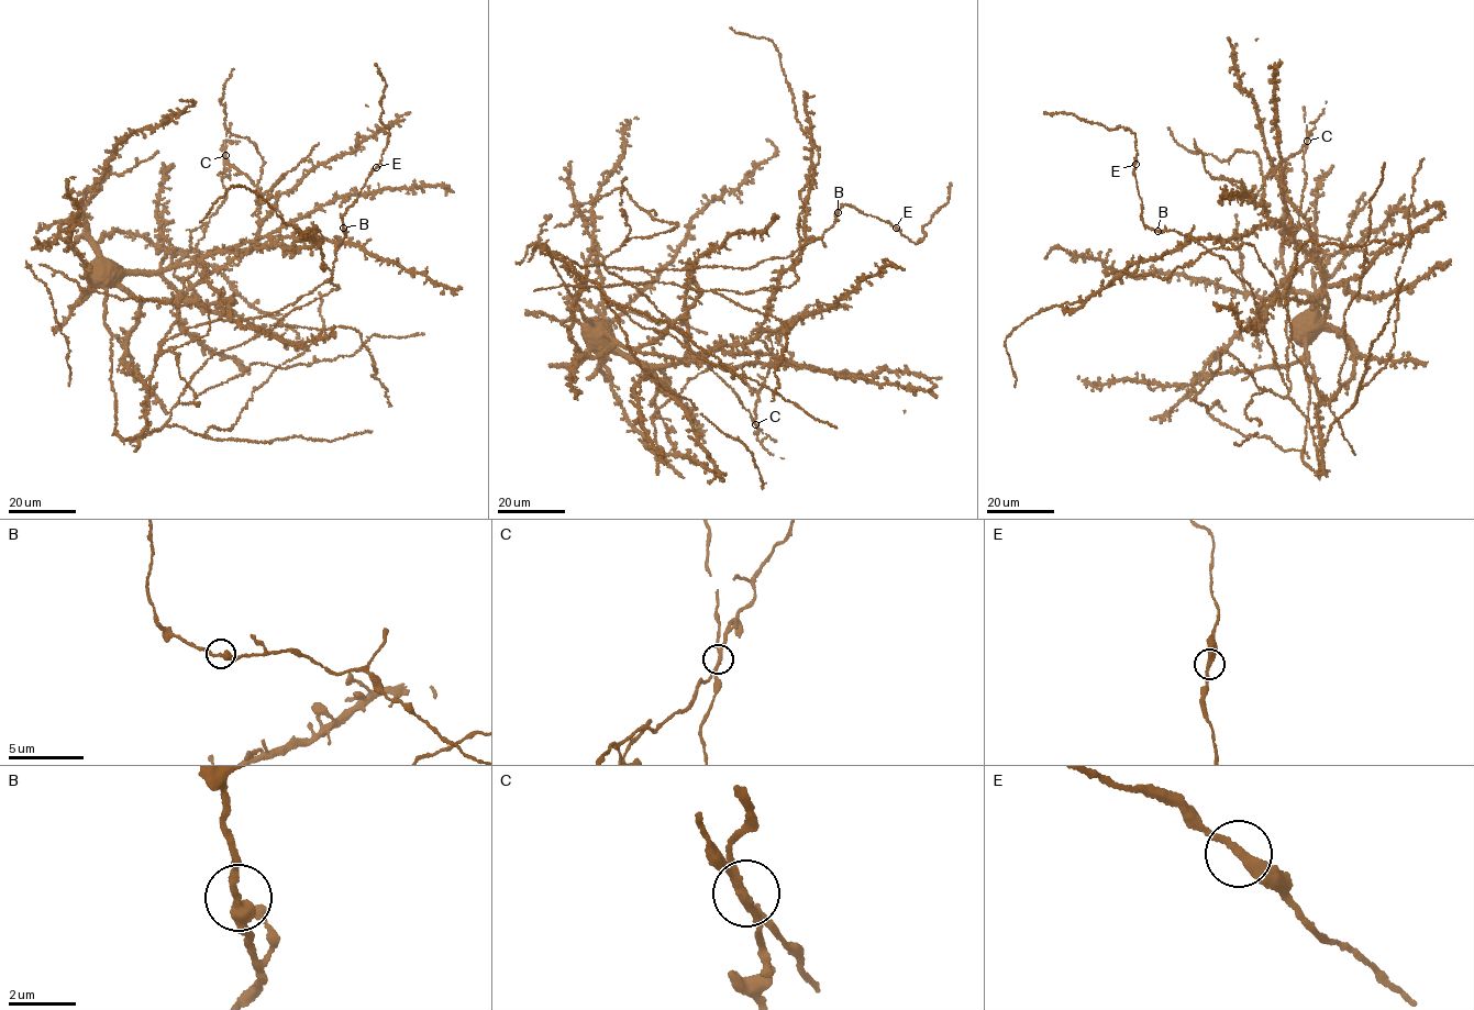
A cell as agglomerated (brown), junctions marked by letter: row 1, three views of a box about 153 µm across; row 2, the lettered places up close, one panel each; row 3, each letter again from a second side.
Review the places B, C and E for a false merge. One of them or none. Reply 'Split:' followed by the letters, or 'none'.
Split: C

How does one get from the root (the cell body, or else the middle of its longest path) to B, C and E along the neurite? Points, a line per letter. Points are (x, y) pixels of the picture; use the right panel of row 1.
B: (1301, 326), (1323, 320), (1317, 299), (1273, 299), (1261, 325), (1250, 286), (1222, 256), (1189, 235), (1156, 231)
C: (1301, 326), (1323, 320), (1326, 309), (1317, 299), (1273, 299), (1261, 323), (1288, 389), (1287, 299), (1307, 141)
E: (1301, 326), (1323, 320), (1317, 299), (1273, 299), (1261, 325), (1250, 286), (1222, 256), (1144, 224), (1136, 164)

